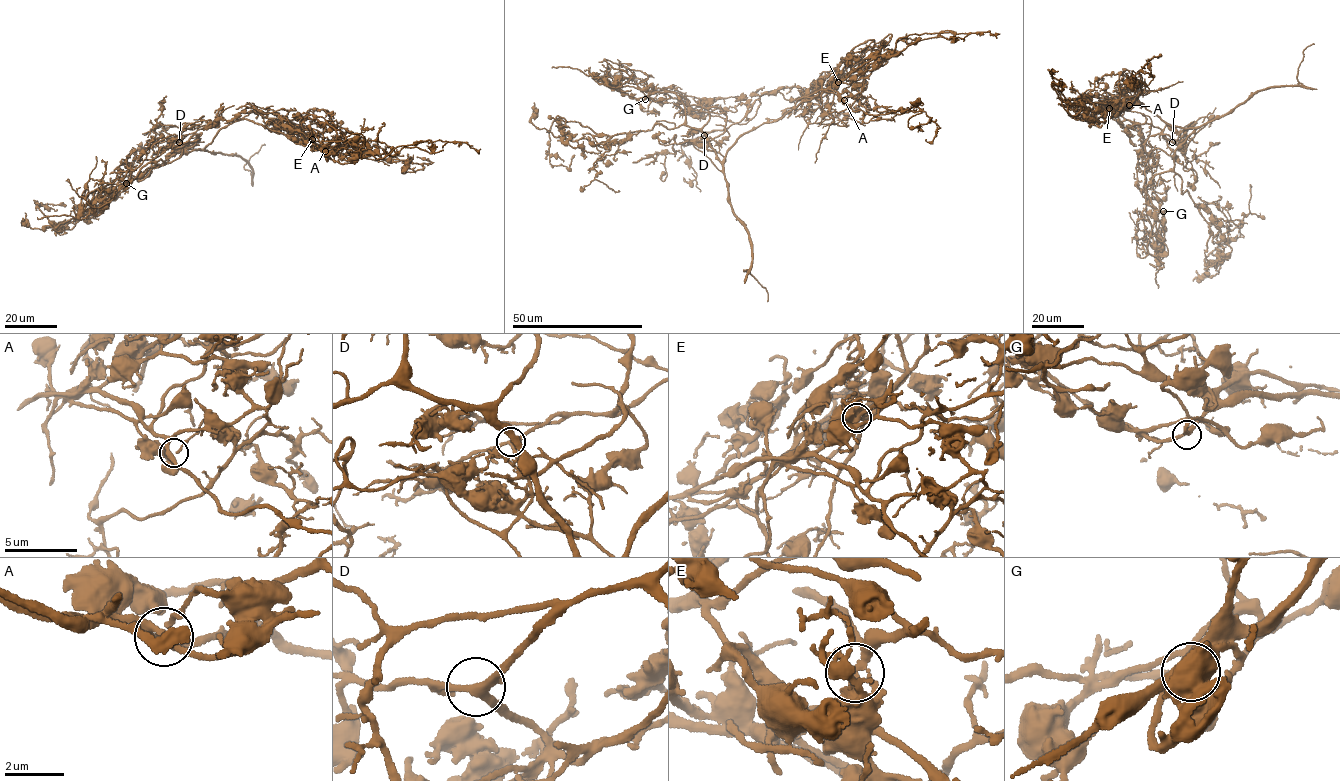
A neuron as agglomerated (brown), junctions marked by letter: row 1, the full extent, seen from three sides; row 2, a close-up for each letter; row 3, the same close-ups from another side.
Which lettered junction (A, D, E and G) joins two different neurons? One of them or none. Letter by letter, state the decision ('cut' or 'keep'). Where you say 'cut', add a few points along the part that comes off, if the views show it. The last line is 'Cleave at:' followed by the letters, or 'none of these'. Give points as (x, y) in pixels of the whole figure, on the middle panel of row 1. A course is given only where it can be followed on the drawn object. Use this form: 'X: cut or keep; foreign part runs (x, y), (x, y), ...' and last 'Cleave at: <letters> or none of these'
A: keep
D: keep
E: keep
G: keep
Cleave at: none of these

